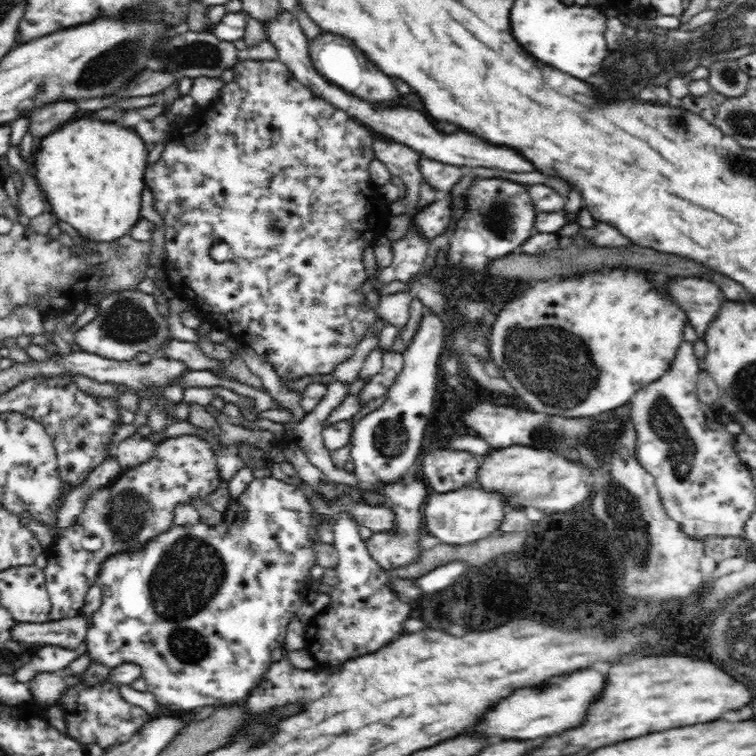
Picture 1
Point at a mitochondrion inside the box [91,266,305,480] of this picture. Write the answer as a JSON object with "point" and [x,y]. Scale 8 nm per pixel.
{"point":[126,321]}

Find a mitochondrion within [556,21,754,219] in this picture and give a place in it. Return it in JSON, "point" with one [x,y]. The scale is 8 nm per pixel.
{"point":[679,123]}

